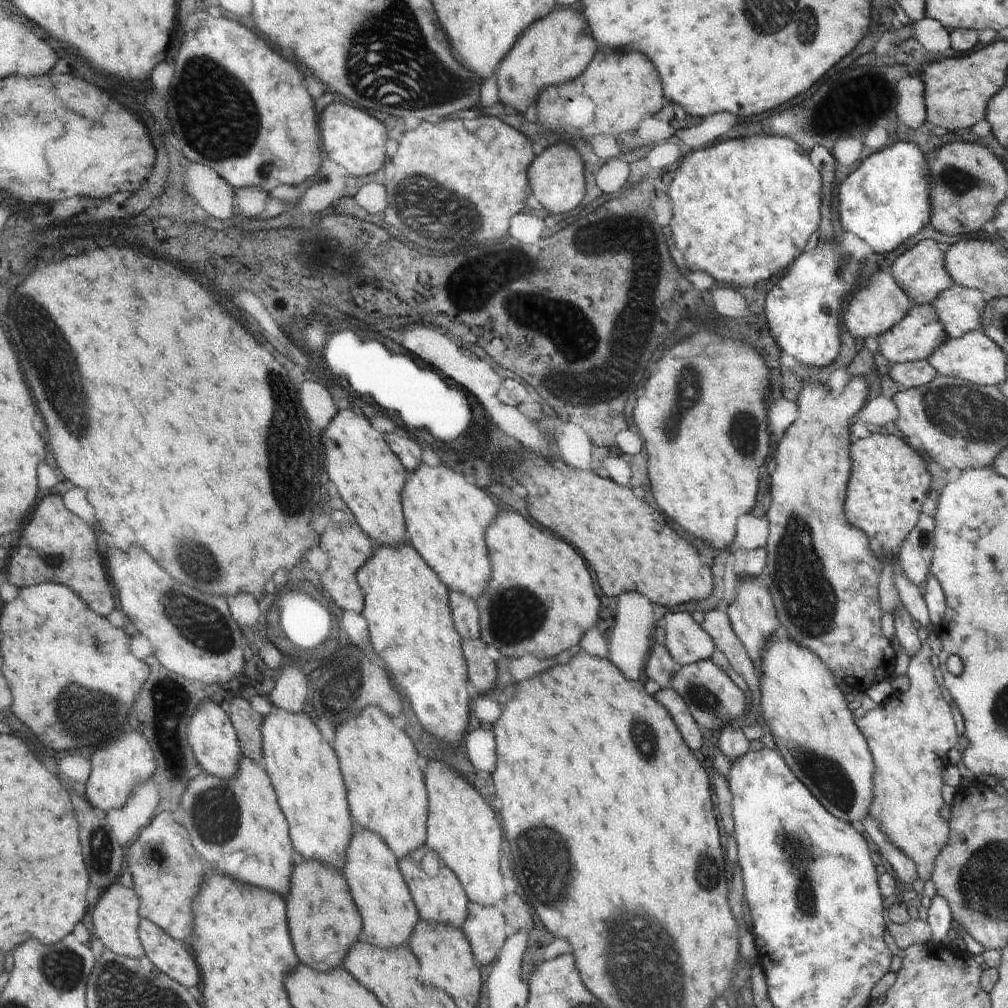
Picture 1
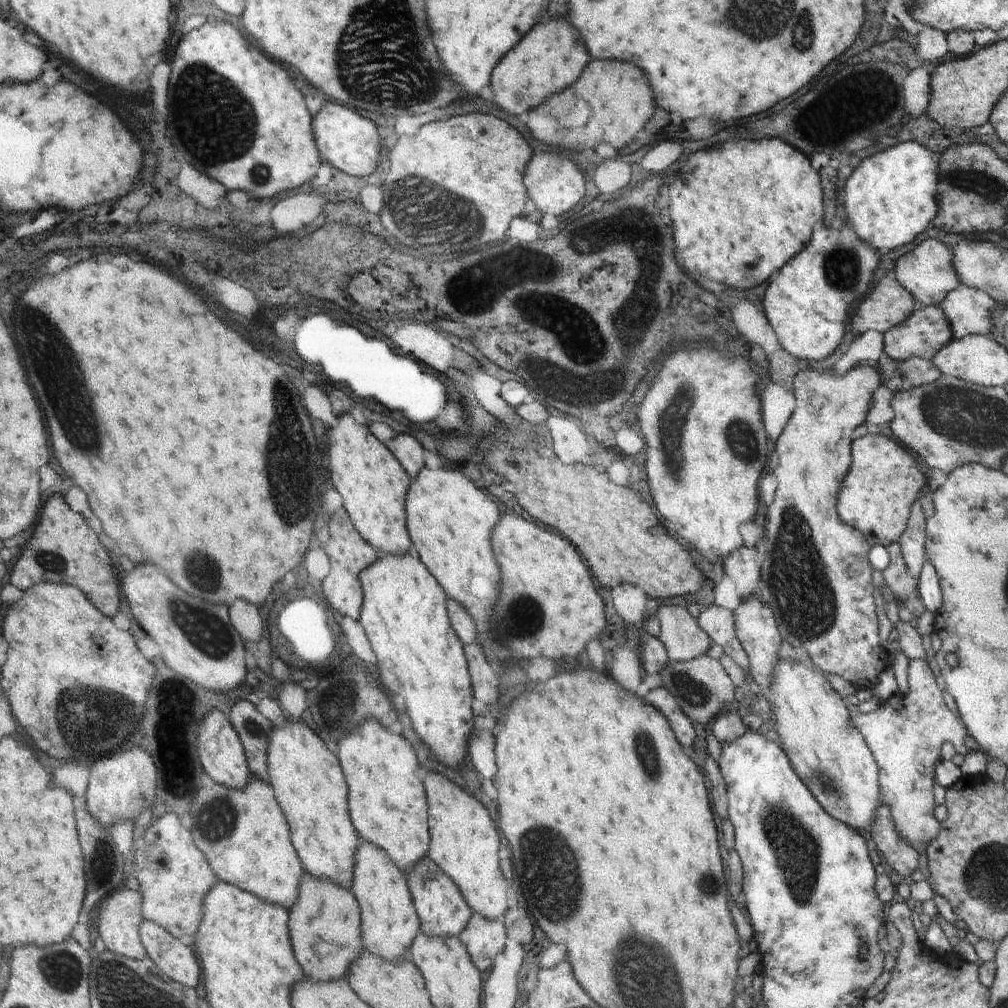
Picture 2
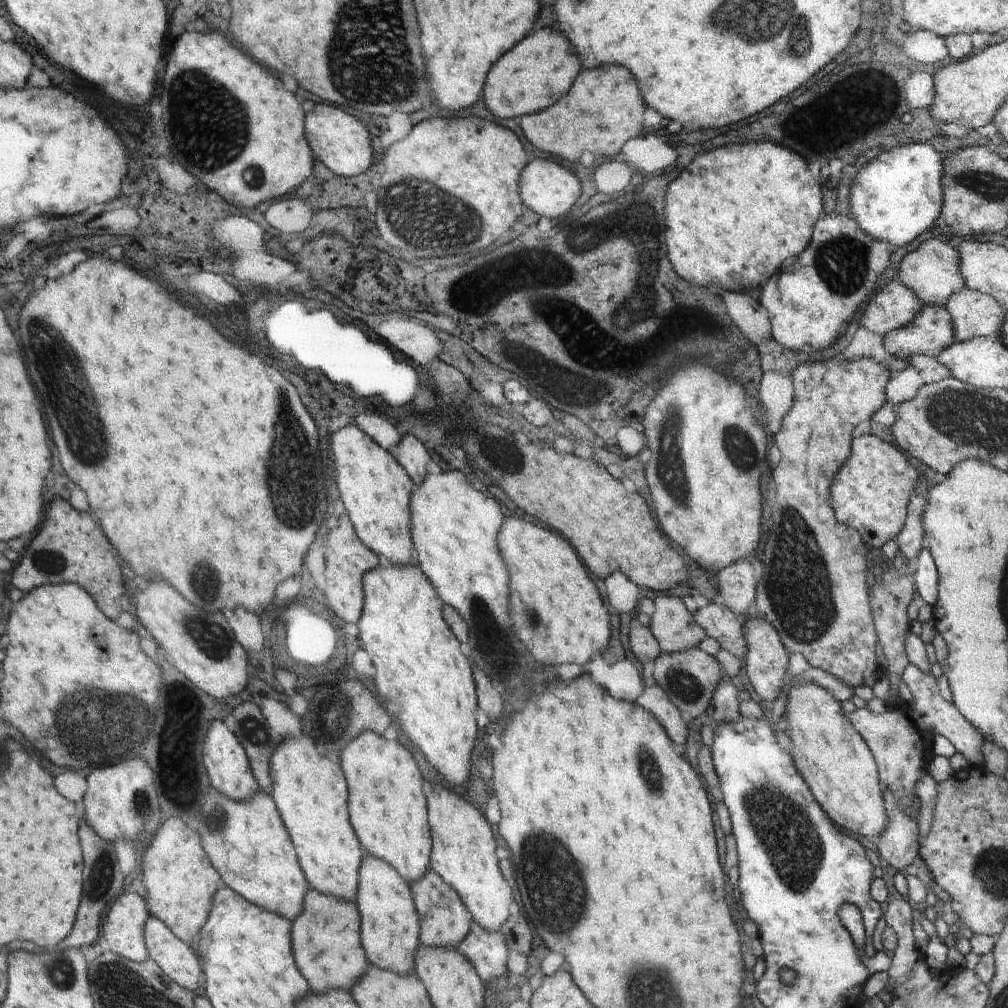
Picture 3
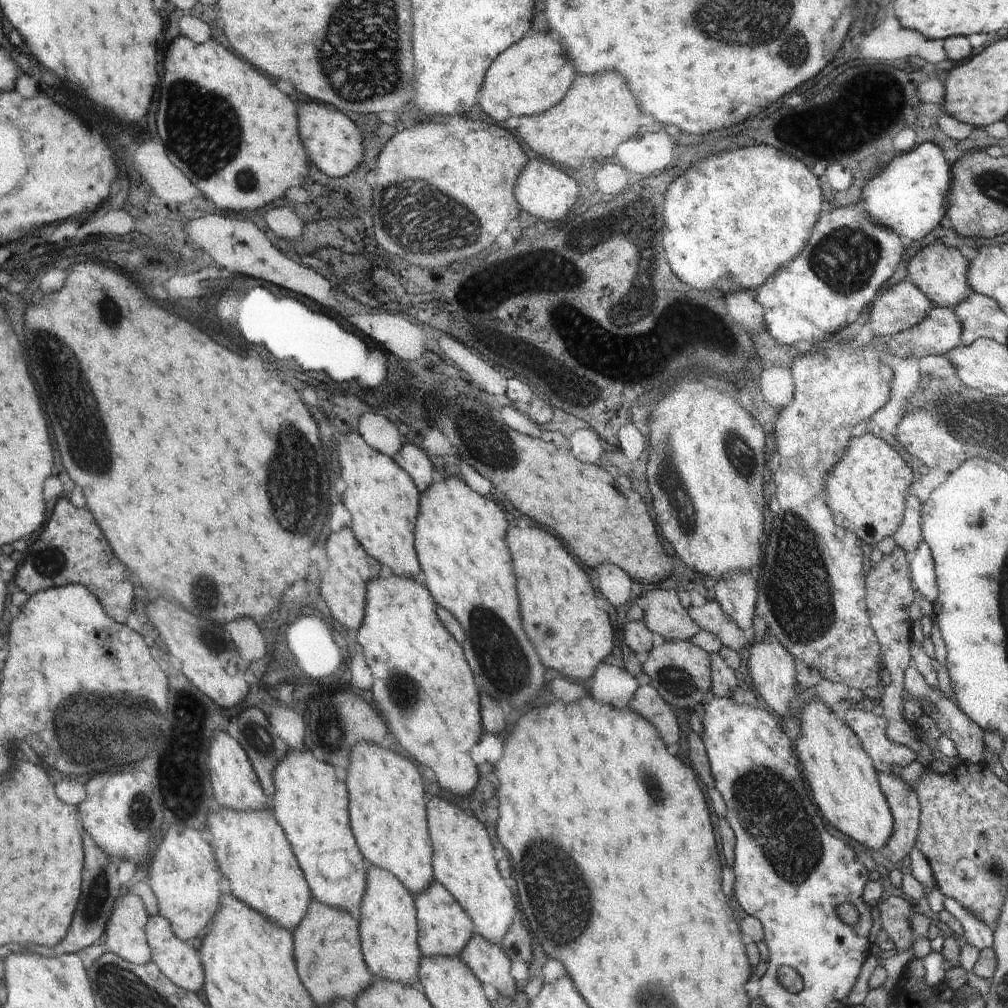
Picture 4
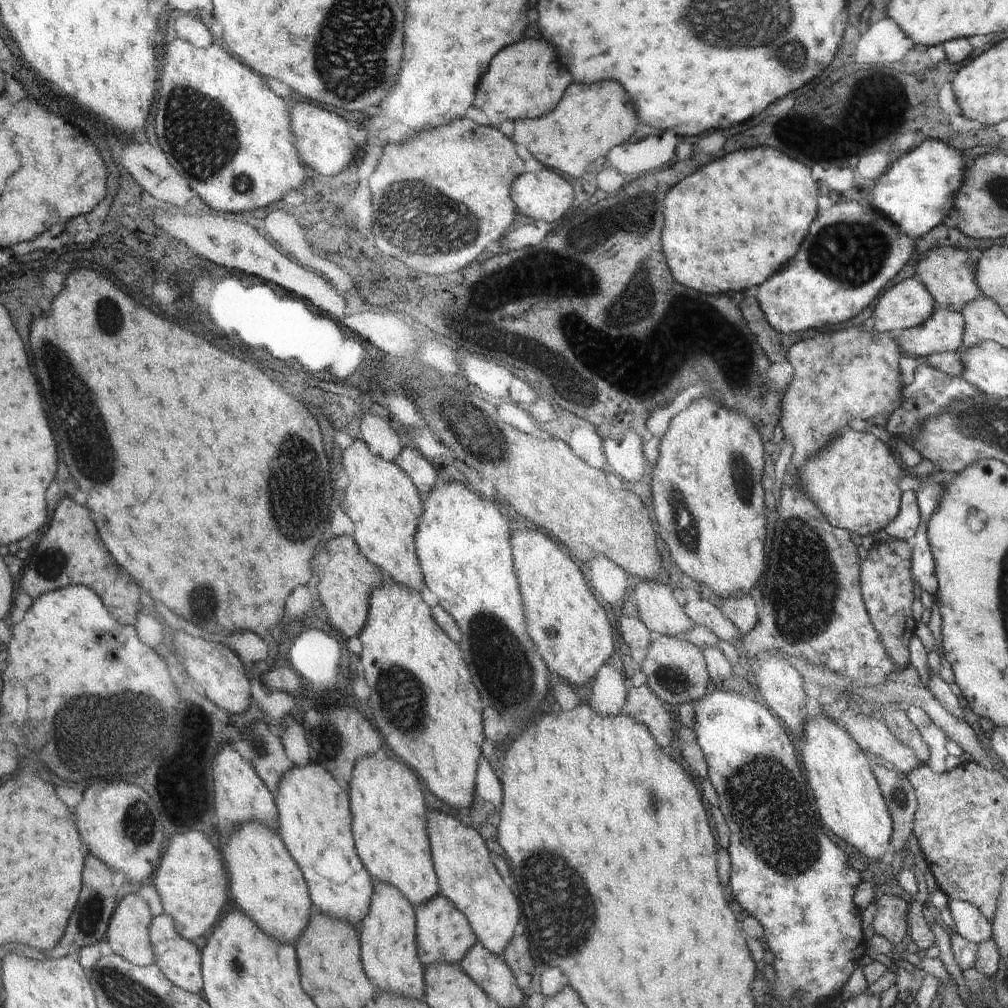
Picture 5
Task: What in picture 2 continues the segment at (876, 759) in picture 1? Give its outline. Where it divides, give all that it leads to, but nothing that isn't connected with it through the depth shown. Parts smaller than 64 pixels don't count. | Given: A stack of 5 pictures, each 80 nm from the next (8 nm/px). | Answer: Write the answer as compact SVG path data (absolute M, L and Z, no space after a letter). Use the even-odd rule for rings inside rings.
M911 660L907 679L909 692L906 694L902 692L894 693L889 698L882 700L880 708L876 711L869 713L856 712L854 726L857 726L857 730L862 734L877 762L879 786L881 786L880 804L888 806L899 835L919 852L920 846L928 846L941 832L941 824L938 824L938 820L932 814L932 808L936 804L932 786L936 784L934 768L940 760L940 742L948 741L958 754L966 756L970 750L964 744L964 736L969 735L969 731L966 730L962 720L946 708L946 704L942 700L942 692L938 690L934 674L932 674L930 666L926 664L926 660Z

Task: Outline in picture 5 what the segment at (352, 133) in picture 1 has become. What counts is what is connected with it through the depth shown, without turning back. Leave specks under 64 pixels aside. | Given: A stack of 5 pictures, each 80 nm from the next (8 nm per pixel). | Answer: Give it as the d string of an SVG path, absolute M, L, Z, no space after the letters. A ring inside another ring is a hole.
M310 102L294 104L294 136L299 153L306 164L323 175L334 176L346 170L352 164L358 150L354 140L350 138L350 122L340 114L324 110Z

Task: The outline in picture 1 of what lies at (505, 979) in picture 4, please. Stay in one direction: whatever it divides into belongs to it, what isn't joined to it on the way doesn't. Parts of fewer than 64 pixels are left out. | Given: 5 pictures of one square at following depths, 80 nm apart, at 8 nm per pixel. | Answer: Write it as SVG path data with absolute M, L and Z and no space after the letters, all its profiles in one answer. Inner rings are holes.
M469 902L469 916L461 926L461 929L473 945L474 956L478 958L482 964L494 962L498 958L502 945L508 938L504 931L506 923L505 915L502 914L499 907L484 906L480 903Z

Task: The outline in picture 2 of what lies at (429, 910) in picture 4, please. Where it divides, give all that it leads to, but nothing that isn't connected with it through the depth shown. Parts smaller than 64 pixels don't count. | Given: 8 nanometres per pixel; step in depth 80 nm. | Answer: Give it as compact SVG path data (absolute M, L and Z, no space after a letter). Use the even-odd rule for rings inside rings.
M426 855L420 862L416 862L412 868L406 870L410 891L413 892L414 903L417 906L417 915L420 916L421 933L436 934L438 938L452 938L460 936L473 917L473 910L465 901L457 884L448 878L432 860Z

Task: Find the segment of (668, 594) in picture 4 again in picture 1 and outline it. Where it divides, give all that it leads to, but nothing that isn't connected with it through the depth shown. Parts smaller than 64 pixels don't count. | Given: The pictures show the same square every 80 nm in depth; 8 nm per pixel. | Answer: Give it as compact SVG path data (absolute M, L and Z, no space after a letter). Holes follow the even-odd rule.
M660 610L660 623L666 631L665 647L678 667L710 659L715 644L689 612Z

